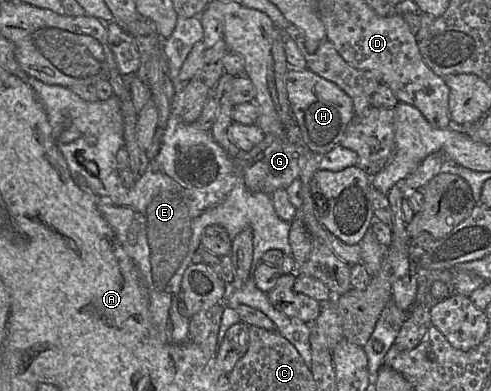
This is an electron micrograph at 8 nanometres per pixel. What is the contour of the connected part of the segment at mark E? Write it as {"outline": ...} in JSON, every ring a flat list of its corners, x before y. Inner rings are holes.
{"outline":[[31,76,23,80,31,86,41,101,55,138,68,127,75,127,80,132,76,140,68,144,58,143,59,149,65,158,72,179,83,191,92,196,99,212,114,231,123,250,135,263,148,290,149,311,161,340,173,344,189,340,190,319,179,312,182,276,191,264,202,262,202,257,196,250,201,246,203,230,209,225,219,225,227,231,231,240,247,228,250,228,253,233,253,259,250,275,242,284,228,285,224,307,236,310,240,305,247,305,255,308,265,314,276,325,276,331,292,345,294,341,298,345,301,344,301,340,295,339,294,336,296,328,305,330,310,328,310,324,298,318,288,317,275,309,267,294,256,287,253,276,254,270,262,262,262,255,266,251,277,249,285,255,292,255,289,244,291,223,277,216,268,194,253,192,246,187,238,159,230,158,213,140,209,131,200,130,194,123,184,123,179,116,171,113,158,155,149,162,145,173,136,180,133,187,127,188,120,181,116,160,118,150,124,146,124,120,118,97,112,95,107,100,88,102,74,94,69,88,45,84],[89,136,97,138,95,145,87,143]]}

